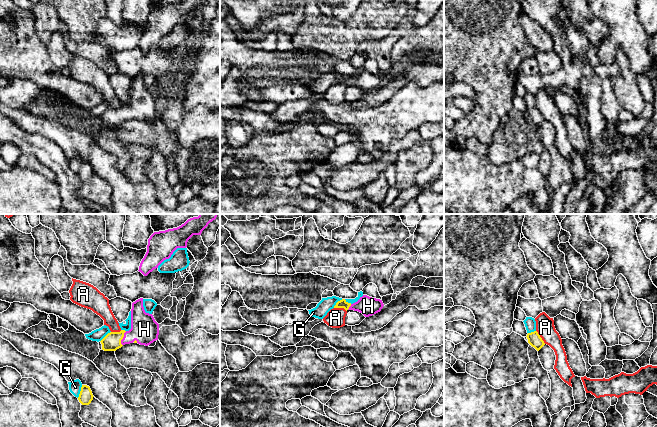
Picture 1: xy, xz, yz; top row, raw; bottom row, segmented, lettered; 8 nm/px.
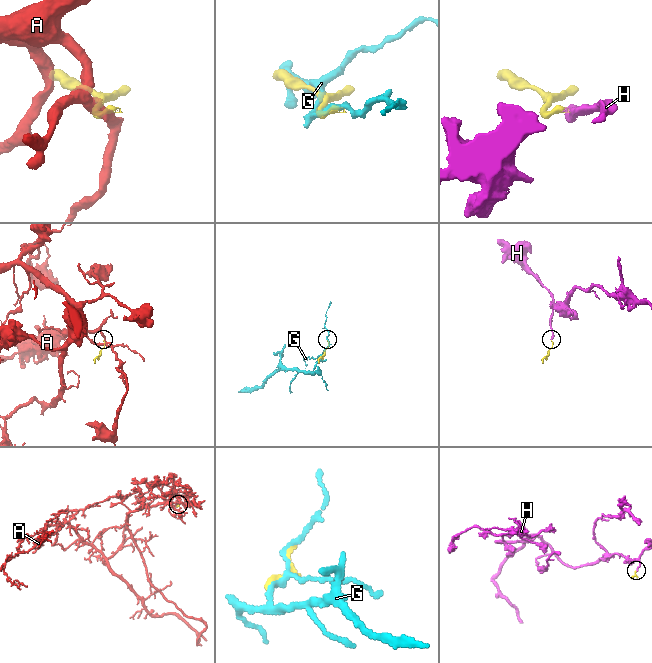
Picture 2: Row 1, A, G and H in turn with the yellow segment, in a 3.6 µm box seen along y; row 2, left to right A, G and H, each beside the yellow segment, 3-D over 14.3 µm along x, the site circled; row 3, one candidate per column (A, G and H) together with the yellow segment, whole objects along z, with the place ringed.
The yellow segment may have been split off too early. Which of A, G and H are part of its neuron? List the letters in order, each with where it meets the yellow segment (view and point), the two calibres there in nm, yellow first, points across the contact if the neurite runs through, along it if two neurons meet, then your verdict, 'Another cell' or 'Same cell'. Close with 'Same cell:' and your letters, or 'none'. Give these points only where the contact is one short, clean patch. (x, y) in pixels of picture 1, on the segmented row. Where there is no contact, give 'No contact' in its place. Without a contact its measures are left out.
A: Touches yellow at yz (540, 337). Thickness 110 nm (yellow) against 150 nm. Boundary: yz (536, 330), (545, 343). Another cell
G: Touches yellow at xy (80, 391). Thickness 110 nm (yellow) against 100 nm. Another cell
H: Touches yellow at xy (122, 338). Thickness 140 nm (yellow) against 220 nm. Path across: xy (112, 341), (122, 338), (140, 333), (144, 329). Same cell
Same cell: H

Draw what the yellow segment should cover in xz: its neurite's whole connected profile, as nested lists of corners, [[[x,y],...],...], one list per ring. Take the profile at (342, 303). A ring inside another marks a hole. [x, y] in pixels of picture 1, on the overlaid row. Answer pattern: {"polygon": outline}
{"polygon": [[[363,295],[360,299],[351,304],[345,299],[342,299],[336,303],[334,308],[344,308],[347,310],[354,310],[362,313],[365,317],[372,316],[381,311],[384,304],[382,300]]]}

